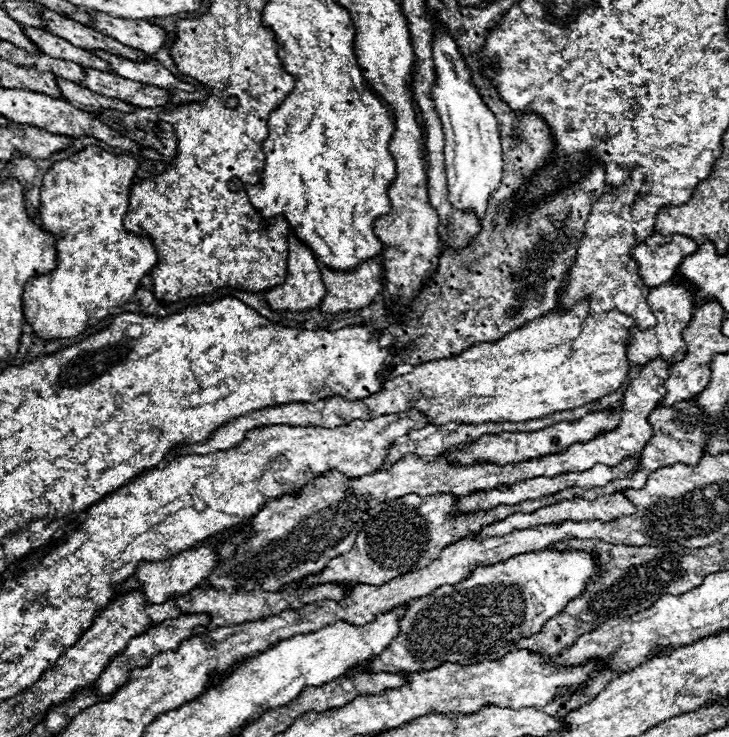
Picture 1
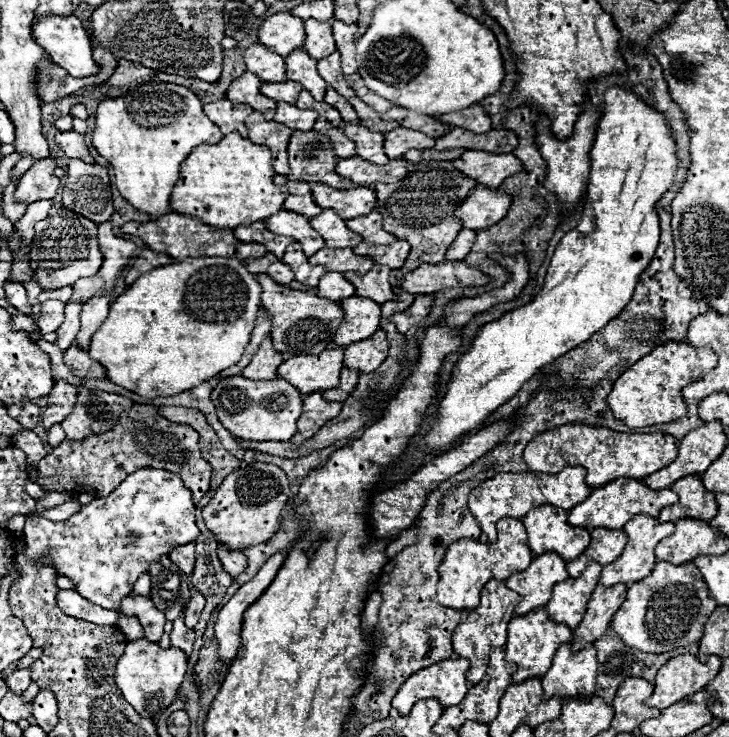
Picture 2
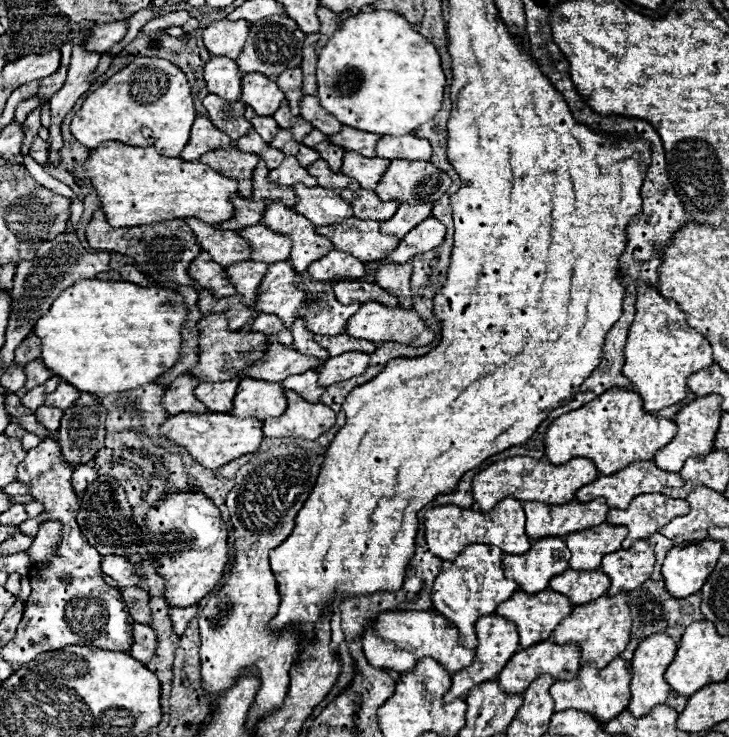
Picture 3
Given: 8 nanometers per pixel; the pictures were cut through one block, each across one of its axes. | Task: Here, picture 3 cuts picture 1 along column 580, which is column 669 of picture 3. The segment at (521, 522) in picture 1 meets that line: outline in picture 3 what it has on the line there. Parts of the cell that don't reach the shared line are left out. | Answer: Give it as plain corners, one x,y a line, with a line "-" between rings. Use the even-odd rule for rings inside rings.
636,496
628,508
610,508
608,524
610,526
626,526
628,536
624,540
624,548
630,548
634,540
642,540
658,532
664,524
668,524
676,516
684,516
688,512
686,500
672,500
666,496

